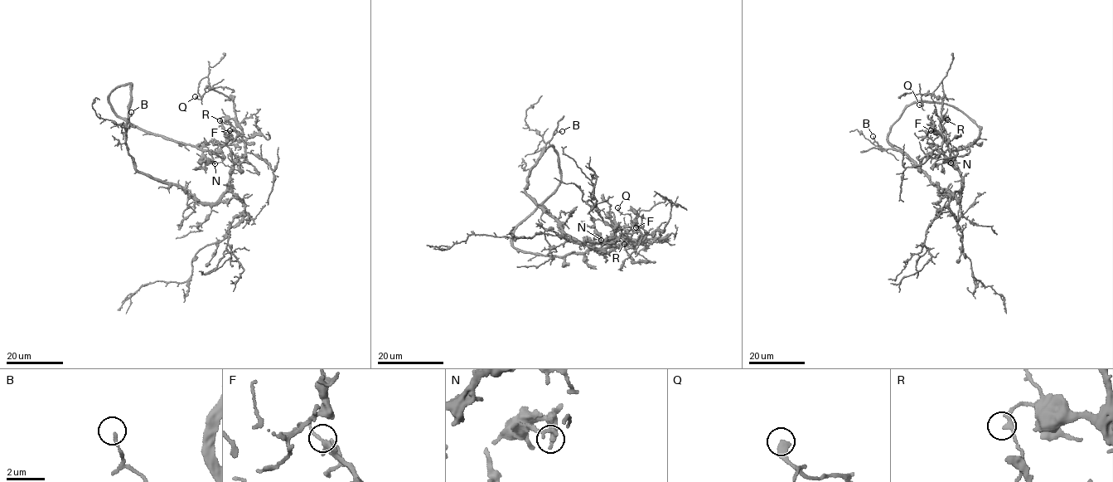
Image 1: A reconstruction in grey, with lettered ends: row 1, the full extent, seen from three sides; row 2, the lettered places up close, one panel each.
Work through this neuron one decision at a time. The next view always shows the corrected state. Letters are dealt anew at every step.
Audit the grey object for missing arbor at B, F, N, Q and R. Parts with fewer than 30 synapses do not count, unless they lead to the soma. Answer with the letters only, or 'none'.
none

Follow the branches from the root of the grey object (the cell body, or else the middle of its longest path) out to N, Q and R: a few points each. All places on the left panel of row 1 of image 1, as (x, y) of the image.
N: (205, 202), (215, 202), (227, 188), (244, 153), (243, 138), (203, 151), (215, 163)
Q: (205, 202), (215, 202), (225, 191), (244, 145), (233, 99), (206, 87), (201, 98), (195, 96)
R: (205, 202), (219, 198), (227, 188), (231, 170), (244, 153), (239, 124), (231, 119), (223, 117), (220, 120)

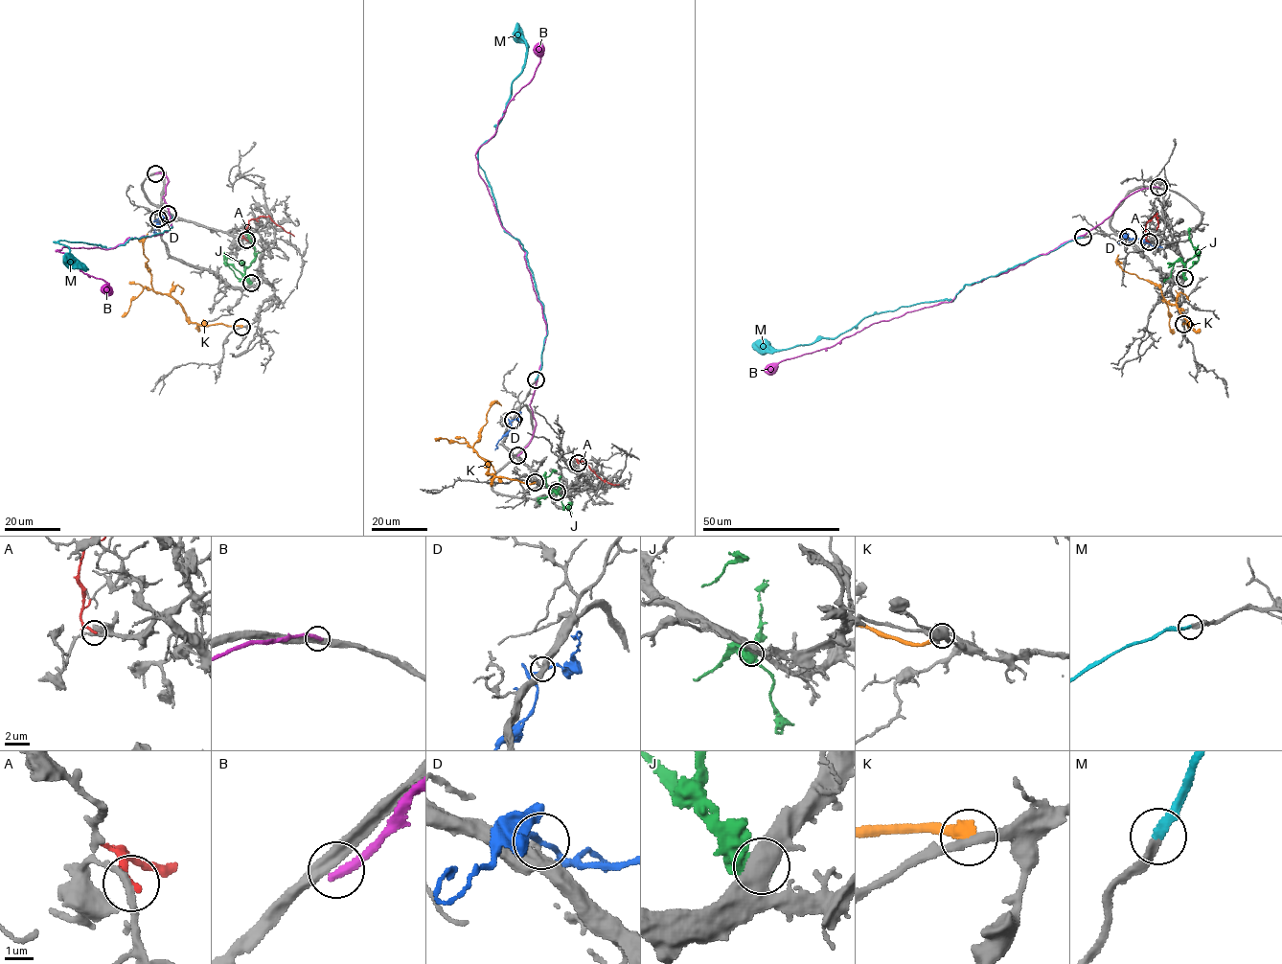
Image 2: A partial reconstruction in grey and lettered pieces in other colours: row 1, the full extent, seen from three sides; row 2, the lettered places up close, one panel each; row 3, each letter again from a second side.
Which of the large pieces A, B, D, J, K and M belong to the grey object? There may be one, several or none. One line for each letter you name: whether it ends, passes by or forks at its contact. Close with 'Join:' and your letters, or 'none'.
M: It ends there
Join: M

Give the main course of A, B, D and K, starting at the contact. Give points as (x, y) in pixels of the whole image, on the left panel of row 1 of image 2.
A: (246, 240), (243, 232), (248, 222), (267, 216), (294, 236)
B: (155, 173), (169, 181), (163, 197), (169, 231), (112, 248), (56, 250), (106, 282), (104, 292)
D: (158, 218), (160, 222), (154, 234)
K: (242, 326), (198, 325), (173, 299), (154, 290), (143, 251), (148, 234)

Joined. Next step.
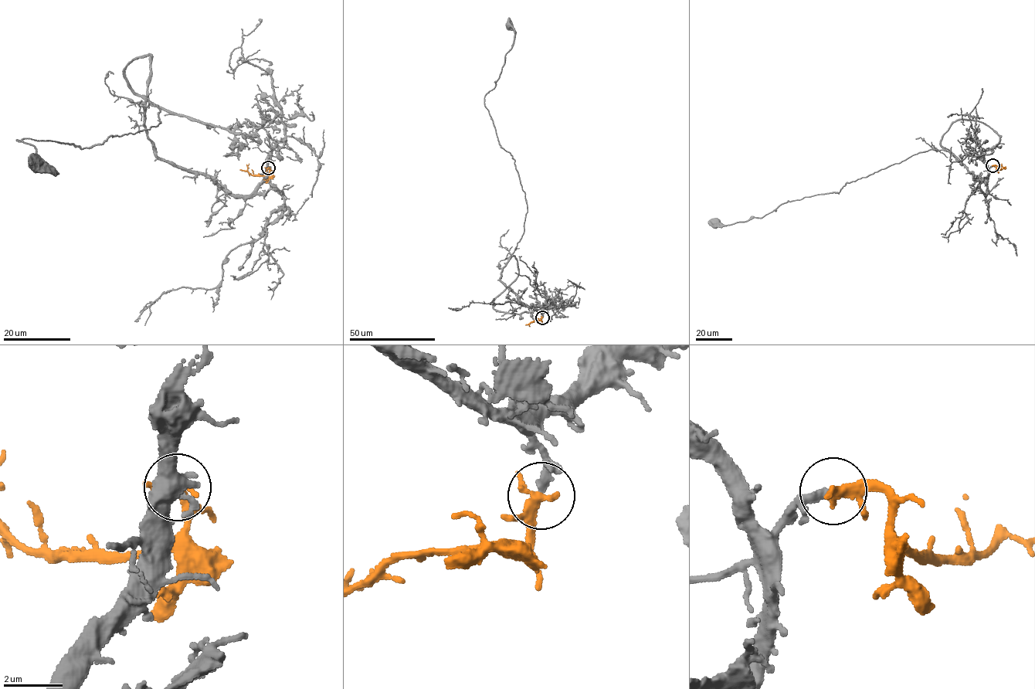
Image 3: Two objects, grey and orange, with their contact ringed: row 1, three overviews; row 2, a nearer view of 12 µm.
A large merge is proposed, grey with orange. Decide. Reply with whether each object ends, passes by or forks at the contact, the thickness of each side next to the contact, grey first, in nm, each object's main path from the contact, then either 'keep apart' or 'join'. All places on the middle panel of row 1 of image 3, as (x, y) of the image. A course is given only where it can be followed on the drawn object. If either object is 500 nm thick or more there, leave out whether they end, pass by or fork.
grey passes by; orange forks there; 190 nm thick on the grey side, 220 nm on the other; grey runs (542, 317), (500, 279), (527, 212), (514, 159), (501, 147), (485, 106), (513, 42), (509, 25); orange runs (542, 317), (541, 320), (525, 324); join

